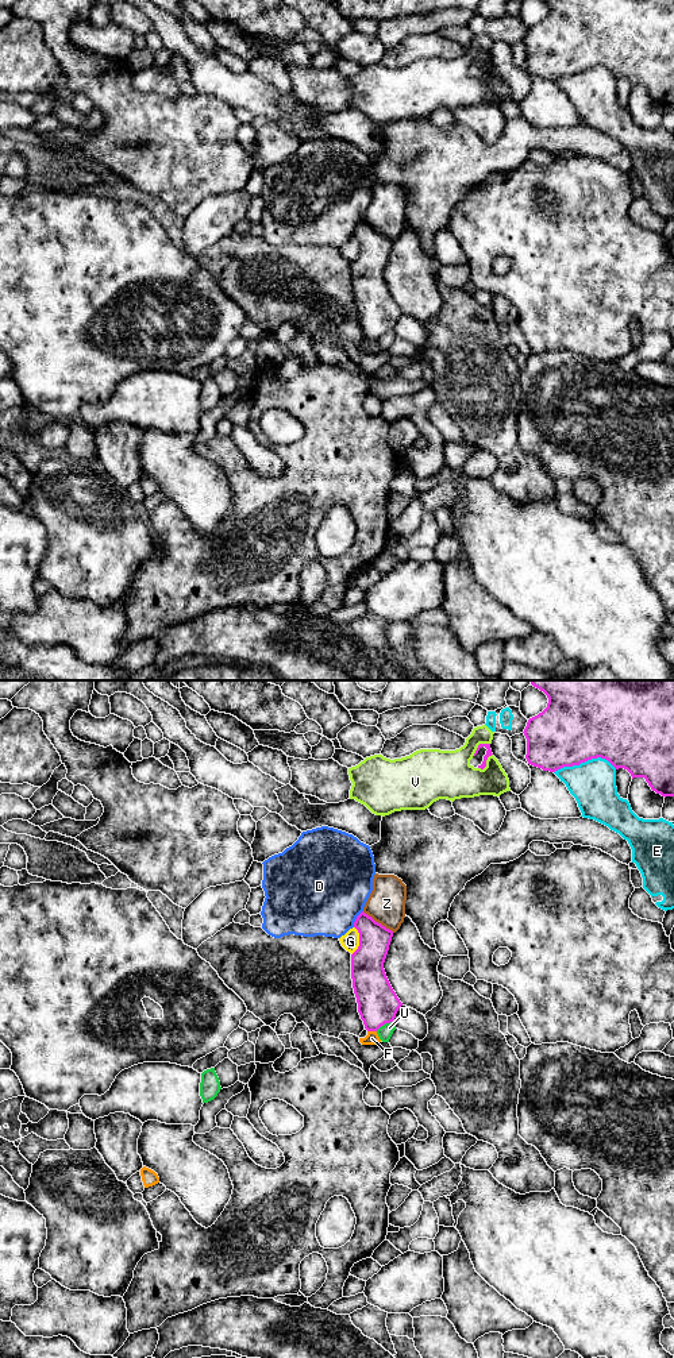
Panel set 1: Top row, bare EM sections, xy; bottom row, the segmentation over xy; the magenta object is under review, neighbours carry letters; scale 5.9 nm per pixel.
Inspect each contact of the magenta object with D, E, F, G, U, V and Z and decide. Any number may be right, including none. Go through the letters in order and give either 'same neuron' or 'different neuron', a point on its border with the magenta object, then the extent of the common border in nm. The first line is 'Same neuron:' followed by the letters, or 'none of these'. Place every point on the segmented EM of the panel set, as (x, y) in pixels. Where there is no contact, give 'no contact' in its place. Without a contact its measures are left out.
Same neuron: none of these
D: different neuron; contact xy (357, 918); length 120 nm
E: different neuron; contact xy (585, 760); length 380 nm
F: different neuron; contact xy (372, 1030); length 60 nm
G: different neuron; contact xy (359, 941); length 180 nm
U: different neuron; contact xy (384, 1023); length 130 nm
V: different neuron; contact xy (478, 745); length 130 nm
Z: different neuron; contact xy (377, 922); length 220 nm

